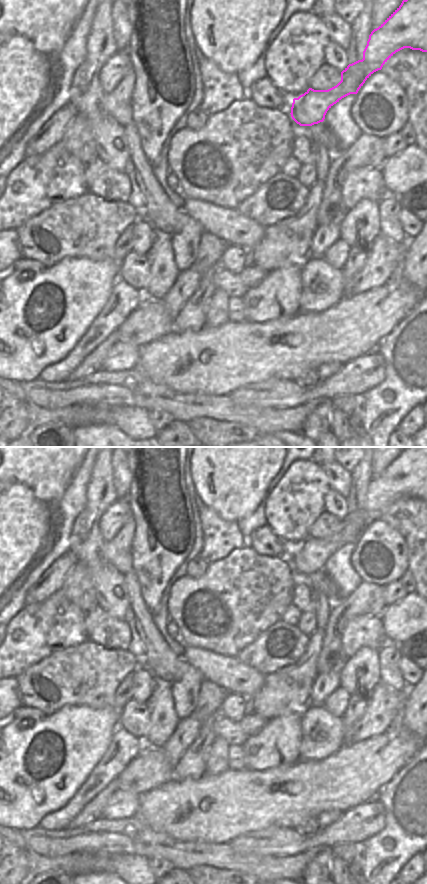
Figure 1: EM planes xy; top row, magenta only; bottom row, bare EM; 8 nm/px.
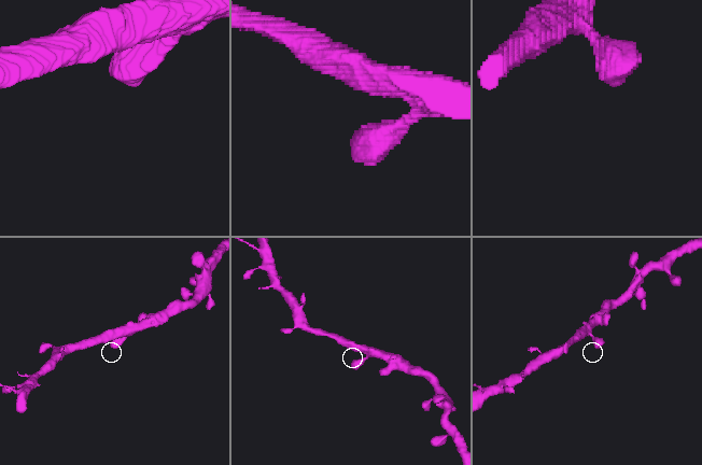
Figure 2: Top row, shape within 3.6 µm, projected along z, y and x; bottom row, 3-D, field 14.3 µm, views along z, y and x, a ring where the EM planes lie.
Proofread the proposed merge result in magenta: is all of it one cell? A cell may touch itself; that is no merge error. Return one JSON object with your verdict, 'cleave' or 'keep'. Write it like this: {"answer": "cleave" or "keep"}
{"answer": "keep"}

